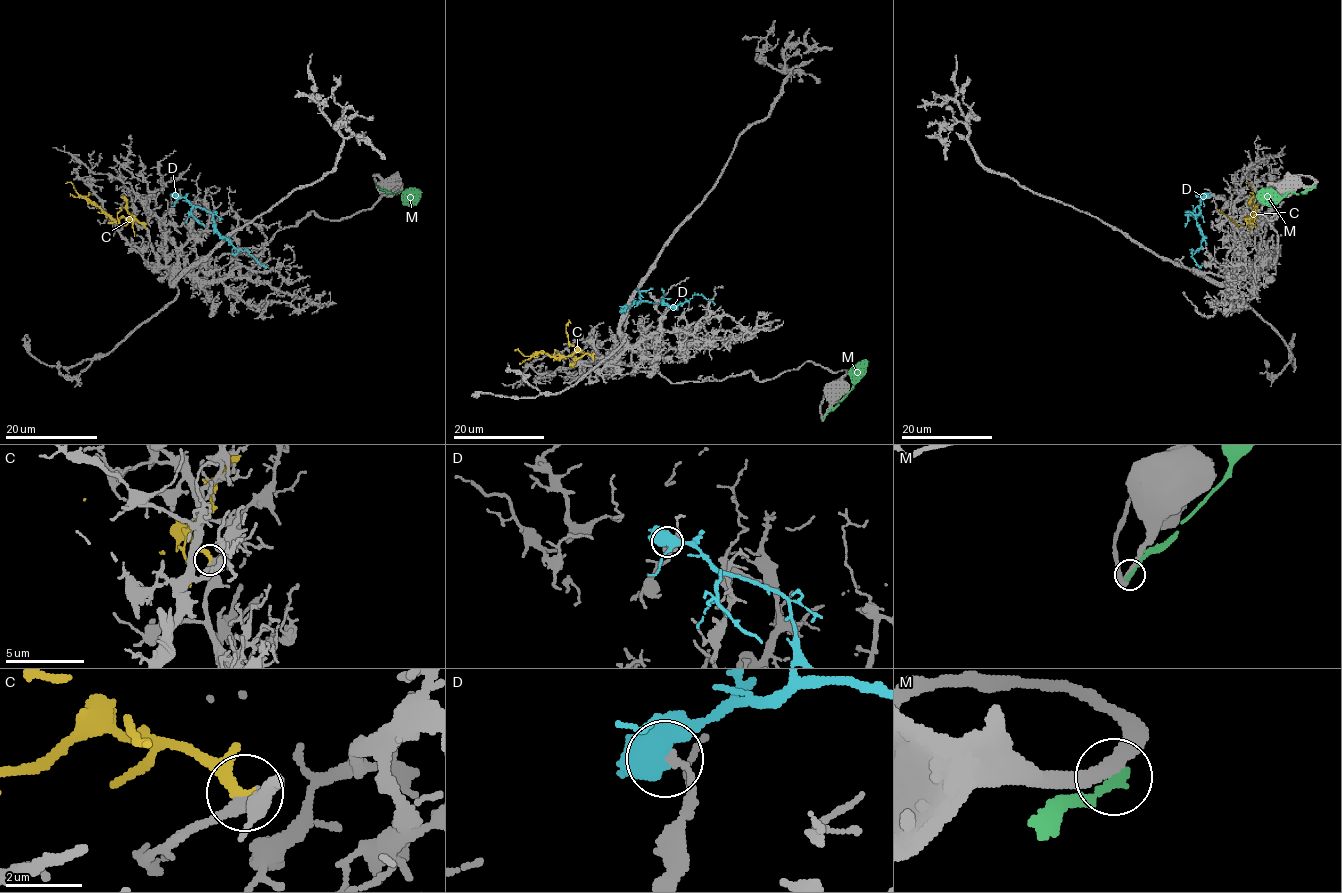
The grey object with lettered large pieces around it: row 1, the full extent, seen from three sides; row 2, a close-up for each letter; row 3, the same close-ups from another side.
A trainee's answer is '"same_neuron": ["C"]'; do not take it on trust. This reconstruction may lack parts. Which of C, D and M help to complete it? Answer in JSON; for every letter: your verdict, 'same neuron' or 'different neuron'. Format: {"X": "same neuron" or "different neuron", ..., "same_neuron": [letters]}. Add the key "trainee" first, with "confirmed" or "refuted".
{"trainee": "confirmed", "C": "same neuron", "D": "different neuron", "M": "different neuron", "same_neuron": ["C"]}

